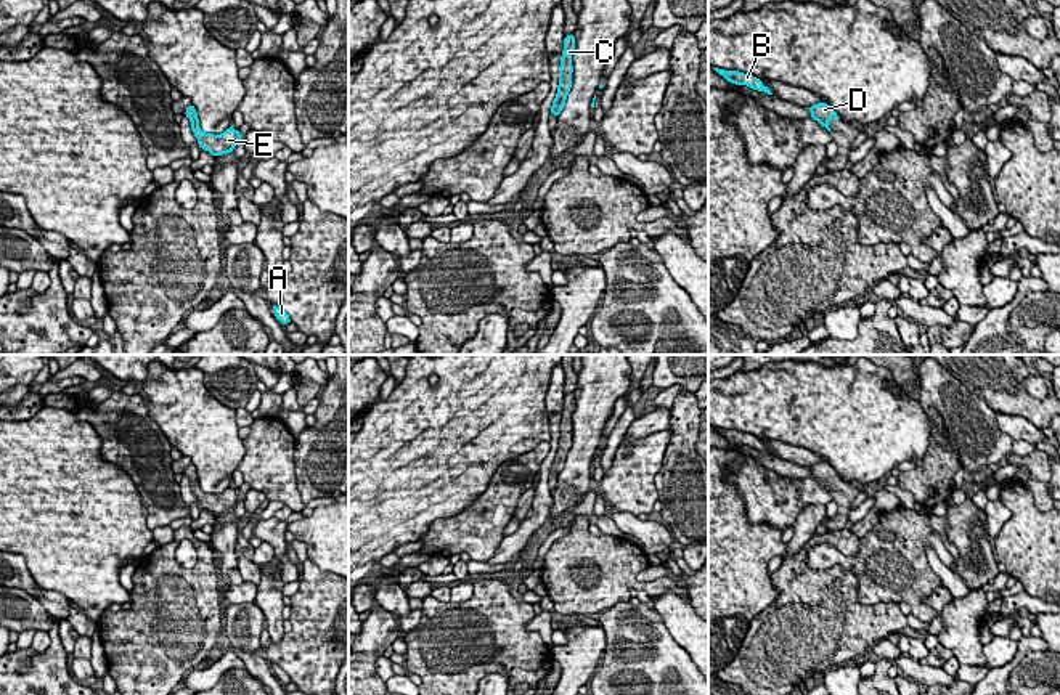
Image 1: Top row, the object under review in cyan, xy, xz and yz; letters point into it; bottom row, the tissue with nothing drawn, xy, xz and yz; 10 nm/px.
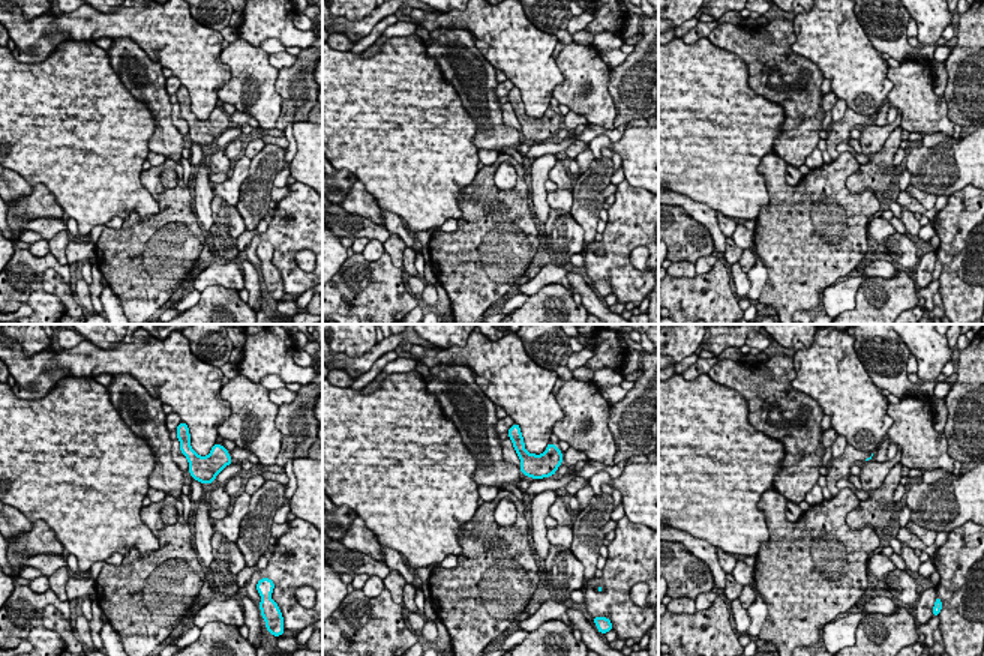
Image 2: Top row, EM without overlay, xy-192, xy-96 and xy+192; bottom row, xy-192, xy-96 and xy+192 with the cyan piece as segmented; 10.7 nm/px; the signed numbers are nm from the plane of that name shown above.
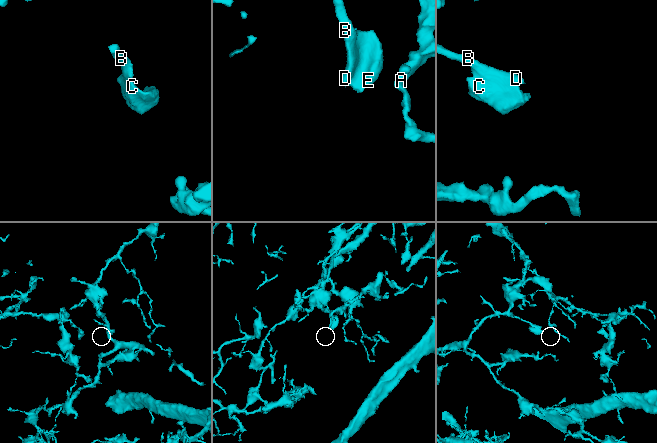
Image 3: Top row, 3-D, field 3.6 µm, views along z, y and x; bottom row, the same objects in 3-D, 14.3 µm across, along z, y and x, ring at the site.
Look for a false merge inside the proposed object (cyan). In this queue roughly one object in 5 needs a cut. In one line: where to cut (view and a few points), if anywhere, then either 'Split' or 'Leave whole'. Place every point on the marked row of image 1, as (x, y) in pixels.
No split. Leave whole

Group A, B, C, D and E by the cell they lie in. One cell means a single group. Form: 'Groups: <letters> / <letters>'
Groups: A B C D E

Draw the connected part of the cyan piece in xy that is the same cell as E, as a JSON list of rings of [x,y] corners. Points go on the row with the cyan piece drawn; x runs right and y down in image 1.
[[[193,104],[186,108],[185,116],[191,122],[191,130],[198,138],[201,149],[209,151],[215,157],[233,152],[236,143],[243,138],[239,132],[233,128],[233,125],[220,135],[204,133],[199,127],[198,112]]]

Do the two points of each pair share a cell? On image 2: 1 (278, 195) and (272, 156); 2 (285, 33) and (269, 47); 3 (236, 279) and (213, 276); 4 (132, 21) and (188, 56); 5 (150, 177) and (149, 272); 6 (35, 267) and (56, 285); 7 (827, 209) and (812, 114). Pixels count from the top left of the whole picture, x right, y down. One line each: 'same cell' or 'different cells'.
1: different cells
2: different cells
3: same cell
4: same cell
5: same cell
6: different cells
7: different cells

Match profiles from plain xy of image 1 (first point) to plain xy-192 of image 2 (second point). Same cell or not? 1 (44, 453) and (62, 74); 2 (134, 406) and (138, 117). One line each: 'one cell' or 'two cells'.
1: one cell
2: two cells

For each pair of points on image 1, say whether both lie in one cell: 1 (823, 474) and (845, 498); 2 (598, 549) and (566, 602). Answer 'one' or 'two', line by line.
1: one
2: one

